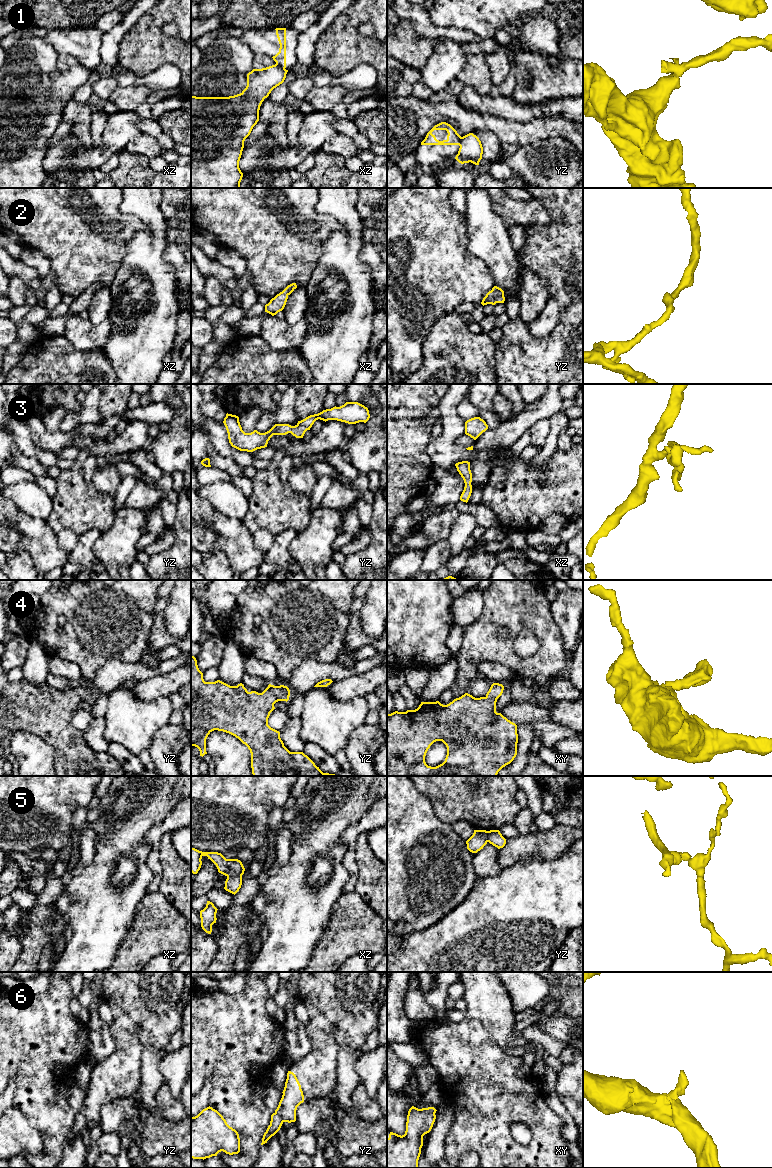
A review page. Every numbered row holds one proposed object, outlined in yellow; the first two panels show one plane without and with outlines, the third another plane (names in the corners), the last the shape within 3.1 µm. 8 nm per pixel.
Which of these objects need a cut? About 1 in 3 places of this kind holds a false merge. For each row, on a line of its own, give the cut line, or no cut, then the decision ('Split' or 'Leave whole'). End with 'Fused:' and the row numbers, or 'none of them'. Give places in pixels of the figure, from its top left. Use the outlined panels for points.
1: Split along xz (276, 63), (284, 68). Split
2: No split. Leave whole
3: No split. Leave whole
4: No split. Leave whole
5: Split along xz (241, 875), (227, 877). Split
6: No split. Leave whole
Fused: 1, 5

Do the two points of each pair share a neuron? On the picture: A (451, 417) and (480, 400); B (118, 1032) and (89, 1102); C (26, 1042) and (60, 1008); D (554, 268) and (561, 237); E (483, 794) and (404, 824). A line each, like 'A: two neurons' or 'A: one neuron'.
A: two neurons
B: one neuron
C: one neuron
D: one neuron
E: two neurons

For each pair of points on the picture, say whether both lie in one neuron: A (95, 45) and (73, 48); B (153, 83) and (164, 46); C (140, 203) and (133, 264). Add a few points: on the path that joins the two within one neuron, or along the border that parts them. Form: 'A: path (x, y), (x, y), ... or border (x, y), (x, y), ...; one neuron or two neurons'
A: path (90, 47), (78, 48); one neuron
B: border (180, 70), (173, 65), (164, 64), (138, 77); two neurons
C: path (153, 218), (154, 242), (147, 249); one neuron

